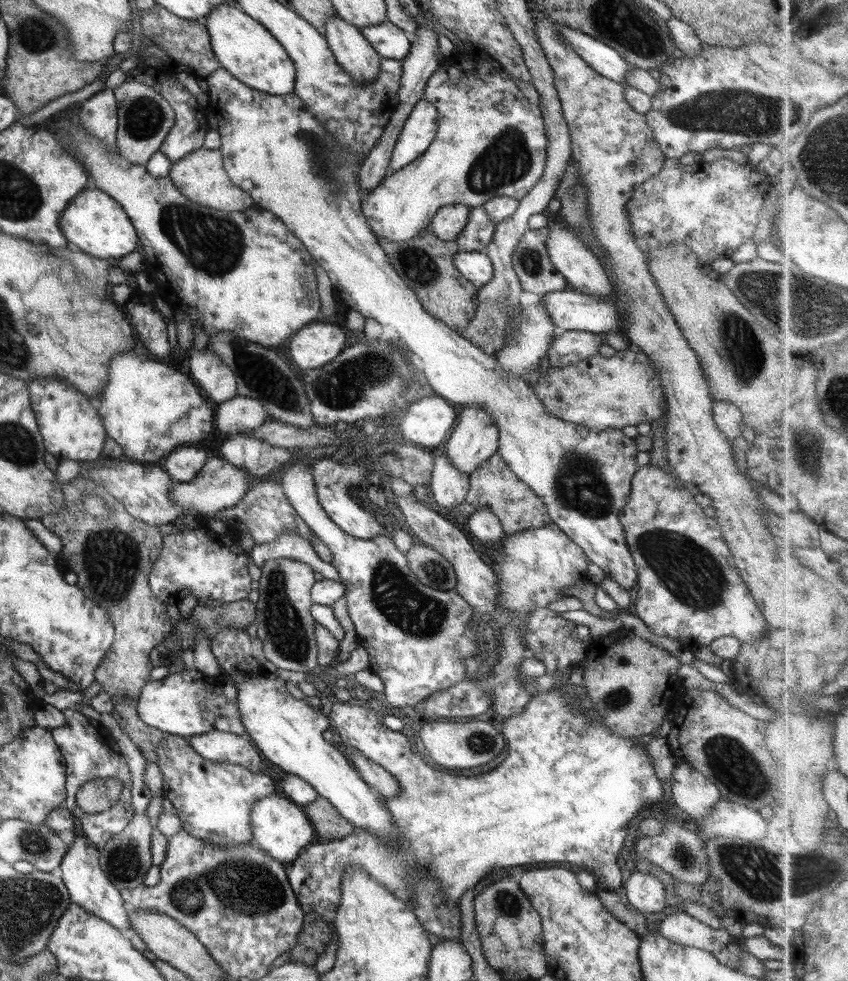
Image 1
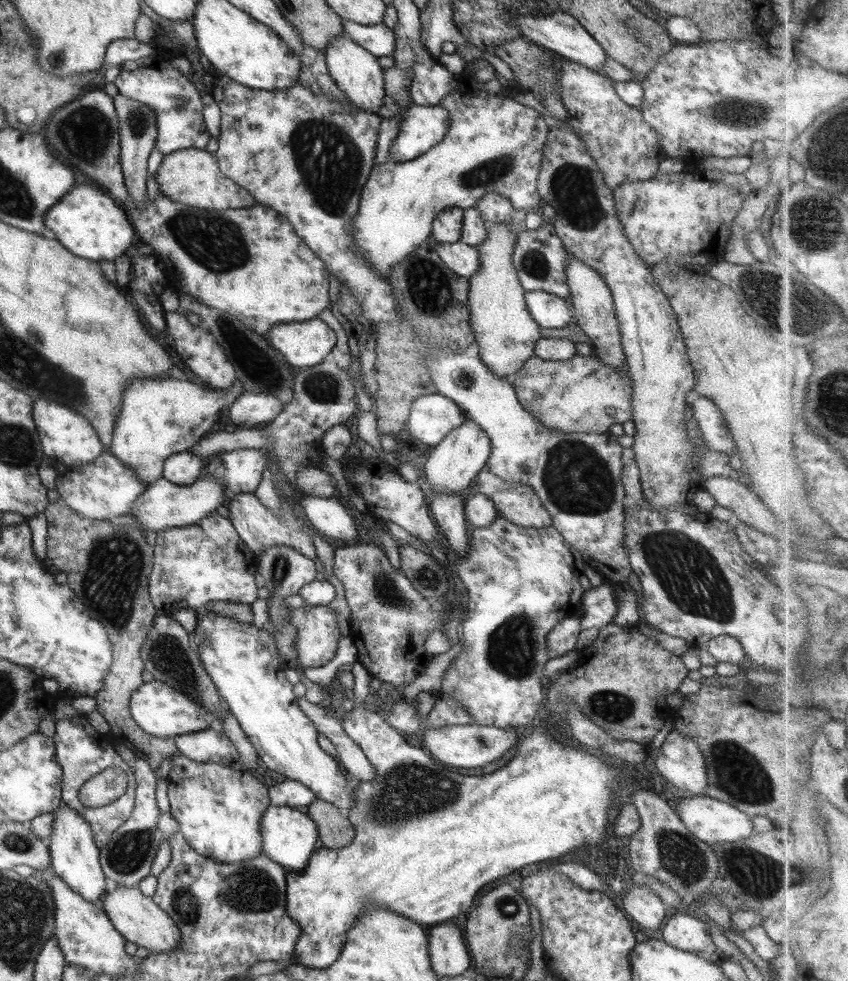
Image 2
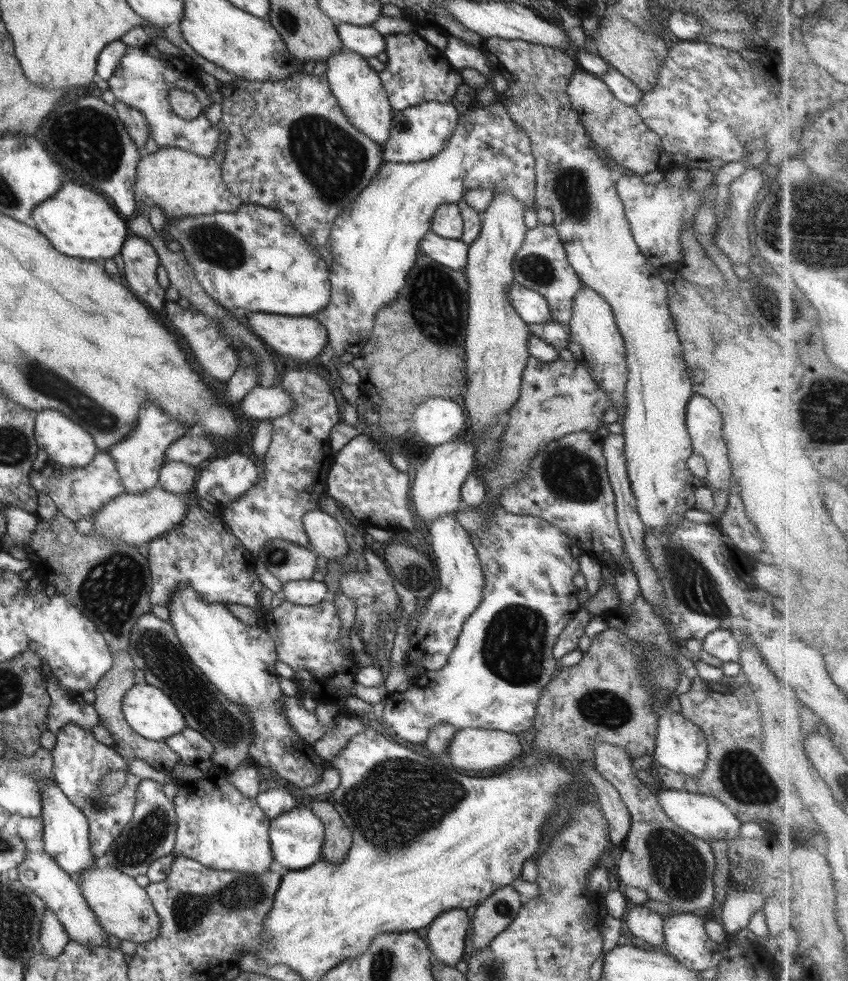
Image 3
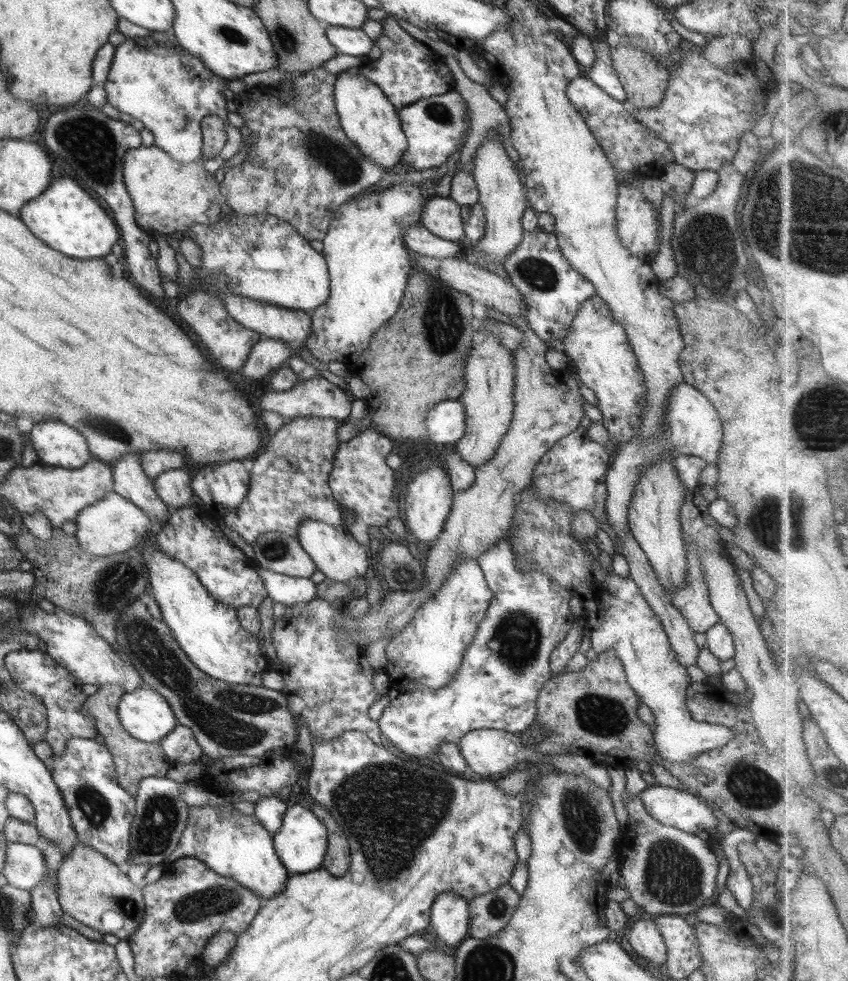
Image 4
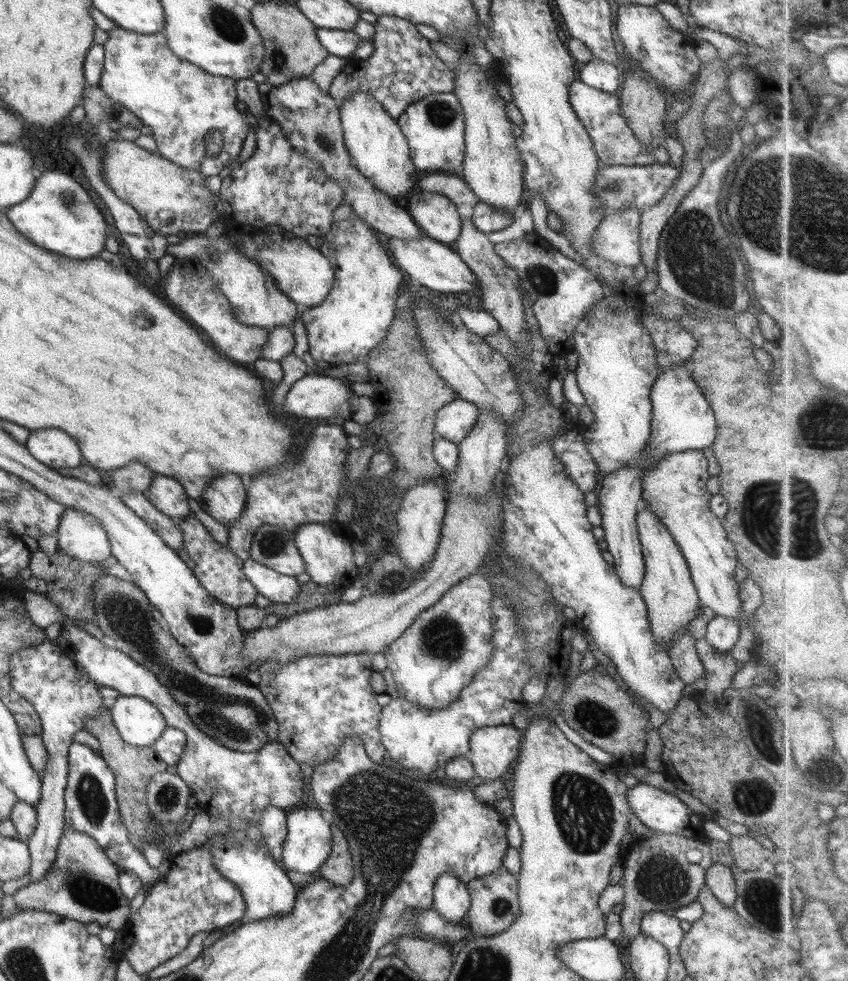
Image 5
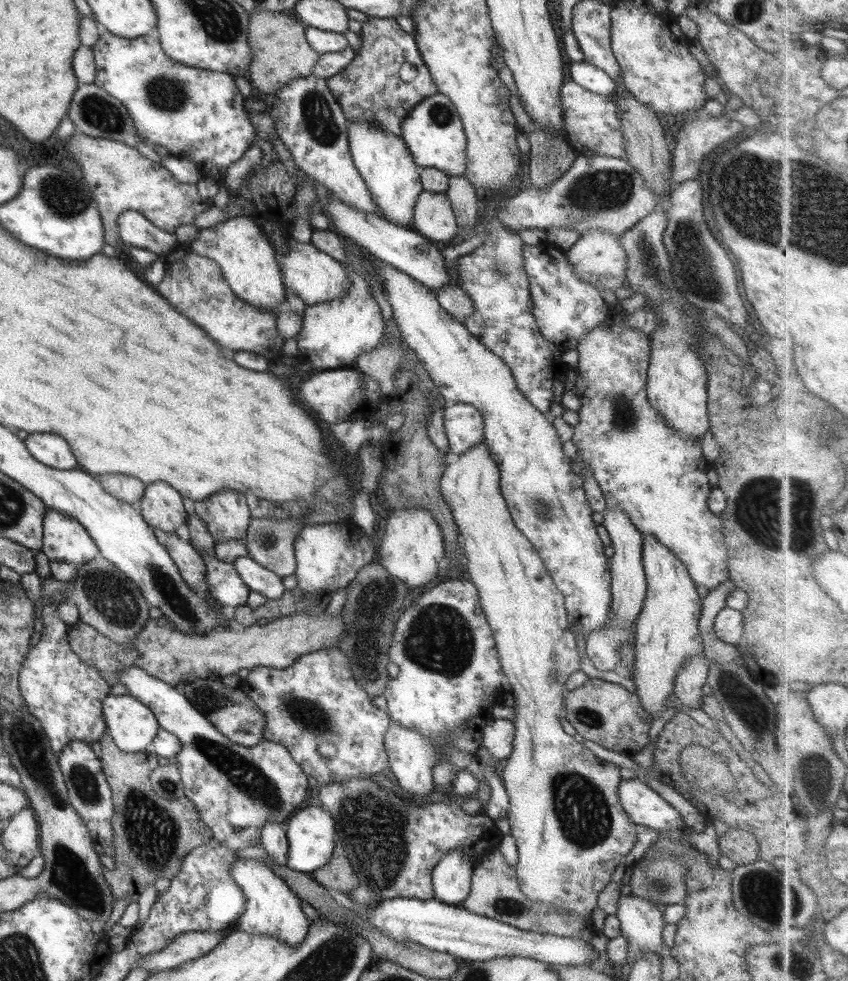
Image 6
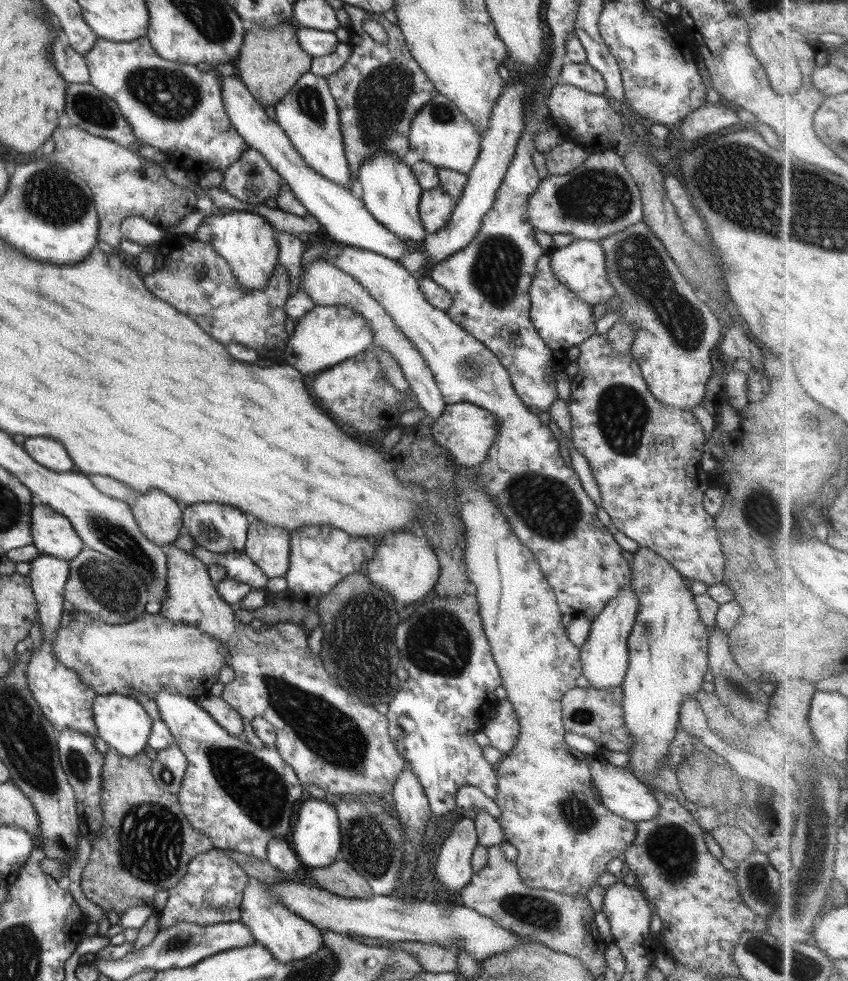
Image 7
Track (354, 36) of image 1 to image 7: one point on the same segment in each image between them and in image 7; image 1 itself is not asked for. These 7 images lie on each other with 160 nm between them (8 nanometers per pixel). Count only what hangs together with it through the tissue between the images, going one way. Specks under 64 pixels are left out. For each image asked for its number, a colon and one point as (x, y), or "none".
2: (357, 73)
3: (358, 88)
4: (369, 119)
5: (375, 142)
6: (383, 160)
7: (391, 193)

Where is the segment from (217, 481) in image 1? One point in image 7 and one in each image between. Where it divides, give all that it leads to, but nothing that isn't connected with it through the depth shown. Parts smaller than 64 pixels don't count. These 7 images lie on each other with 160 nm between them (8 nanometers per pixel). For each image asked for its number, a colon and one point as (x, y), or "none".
2: (162, 505)
3: (136, 519)
4: (112, 525)
5: (80, 536)
6: (64, 539)
7: (52, 534)

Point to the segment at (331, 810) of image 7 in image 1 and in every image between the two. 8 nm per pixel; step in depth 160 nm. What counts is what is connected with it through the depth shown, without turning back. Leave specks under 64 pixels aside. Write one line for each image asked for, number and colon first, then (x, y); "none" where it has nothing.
1: (280, 827)
2: (289, 835)
3: (296, 837)
4: (301, 843)
5: (308, 843)
6: (311, 833)

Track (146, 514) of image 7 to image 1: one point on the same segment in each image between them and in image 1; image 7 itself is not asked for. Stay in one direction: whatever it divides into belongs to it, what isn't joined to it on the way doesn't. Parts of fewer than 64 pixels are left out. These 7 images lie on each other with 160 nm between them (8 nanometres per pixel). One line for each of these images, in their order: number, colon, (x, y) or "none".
1: (183, 464)
2: (184, 468)
3: (176, 477)
4: (174, 487)
5: (166, 494)
6: (161, 506)

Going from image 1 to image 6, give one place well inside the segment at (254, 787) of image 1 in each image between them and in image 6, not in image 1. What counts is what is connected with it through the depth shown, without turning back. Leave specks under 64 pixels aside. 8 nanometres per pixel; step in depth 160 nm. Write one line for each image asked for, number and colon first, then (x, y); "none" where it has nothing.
2: (218, 808)
3: (217, 825)
4: (235, 846)
5: (267, 890)
6: (272, 908)

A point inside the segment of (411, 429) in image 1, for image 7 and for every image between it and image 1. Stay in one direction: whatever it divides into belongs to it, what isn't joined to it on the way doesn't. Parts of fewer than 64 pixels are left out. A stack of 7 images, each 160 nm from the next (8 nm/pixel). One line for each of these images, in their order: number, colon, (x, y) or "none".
2: (432, 417)
3: (437, 421)
4: (445, 422)
5: (454, 421)
6: (464, 425)
7: (466, 432)

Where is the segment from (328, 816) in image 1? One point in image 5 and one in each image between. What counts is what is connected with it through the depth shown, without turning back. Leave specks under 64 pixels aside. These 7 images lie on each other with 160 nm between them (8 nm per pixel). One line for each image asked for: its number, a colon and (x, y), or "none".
2: (335, 831)
3: (337, 840)
4: (337, 860)
5: (338, 869)

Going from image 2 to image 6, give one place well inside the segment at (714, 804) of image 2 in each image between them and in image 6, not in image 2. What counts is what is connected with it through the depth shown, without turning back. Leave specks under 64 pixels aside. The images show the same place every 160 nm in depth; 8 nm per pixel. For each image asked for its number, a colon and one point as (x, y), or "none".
3: (703, 816)
4: (670, 807)
5: (659, 810)
6: (645, 807)

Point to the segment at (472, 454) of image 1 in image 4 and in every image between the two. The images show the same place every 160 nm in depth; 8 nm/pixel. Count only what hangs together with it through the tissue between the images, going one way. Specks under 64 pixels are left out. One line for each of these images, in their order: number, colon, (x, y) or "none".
2: (453, 464)
3: (435, 491)
4: (428, 501)

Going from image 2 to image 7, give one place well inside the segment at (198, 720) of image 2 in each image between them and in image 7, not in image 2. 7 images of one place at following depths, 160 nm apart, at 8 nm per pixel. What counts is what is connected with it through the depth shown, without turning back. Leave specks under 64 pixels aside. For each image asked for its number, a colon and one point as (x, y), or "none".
3: (149, 711)
4: (144, 714)
5: (139, 722)
6: (132, 726)
7: (121, 721)

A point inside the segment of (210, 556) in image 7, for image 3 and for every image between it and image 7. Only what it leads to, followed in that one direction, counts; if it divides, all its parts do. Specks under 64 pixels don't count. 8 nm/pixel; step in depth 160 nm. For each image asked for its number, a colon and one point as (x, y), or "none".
3: (308, 592)
4: (287, 590)
5: (277, 587)
6: (258, 578)

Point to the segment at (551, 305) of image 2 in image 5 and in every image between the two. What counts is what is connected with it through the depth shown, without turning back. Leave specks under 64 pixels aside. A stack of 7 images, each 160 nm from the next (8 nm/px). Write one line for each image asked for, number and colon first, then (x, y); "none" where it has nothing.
3: (531, 307)
4: (460, 274)
5: (432, 264)

